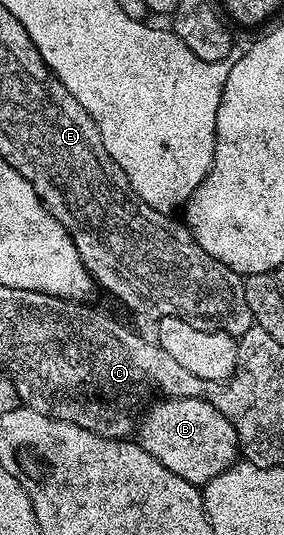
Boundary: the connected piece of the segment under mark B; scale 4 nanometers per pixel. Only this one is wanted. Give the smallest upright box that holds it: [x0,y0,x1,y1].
[136,397,240,485]

